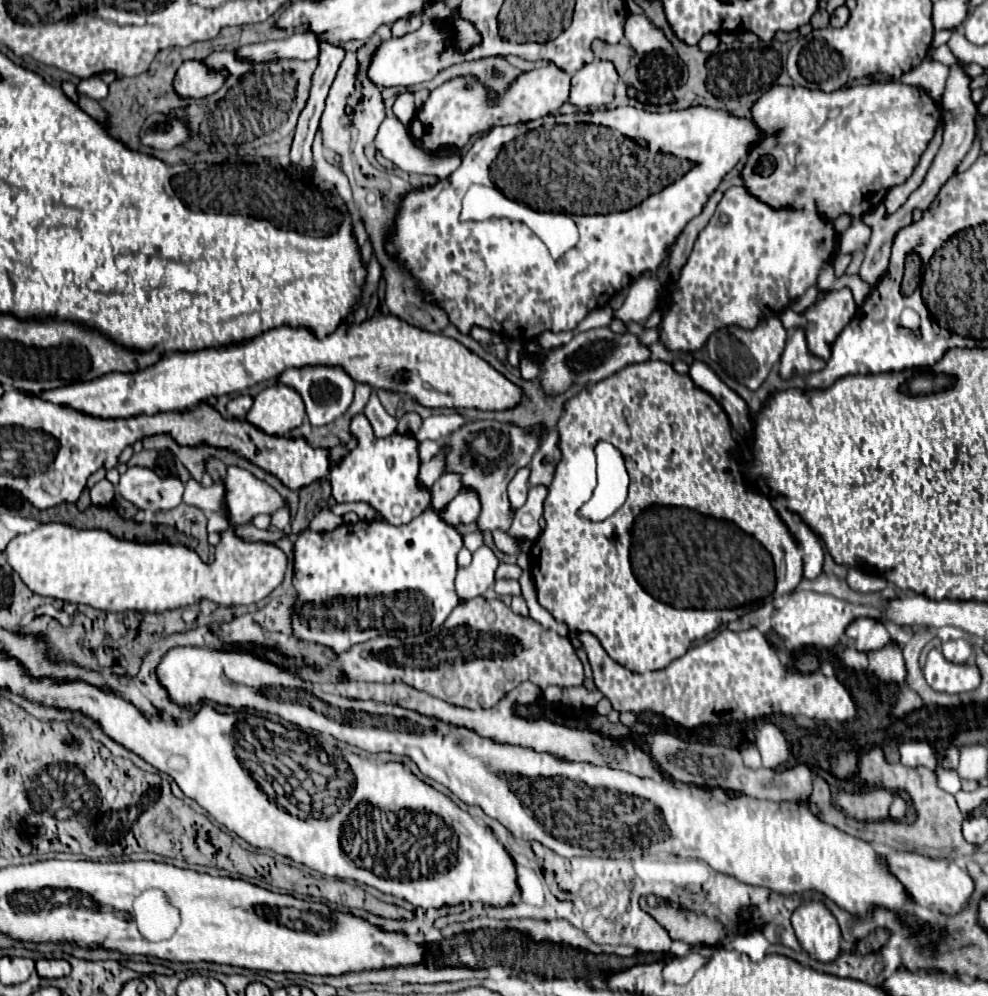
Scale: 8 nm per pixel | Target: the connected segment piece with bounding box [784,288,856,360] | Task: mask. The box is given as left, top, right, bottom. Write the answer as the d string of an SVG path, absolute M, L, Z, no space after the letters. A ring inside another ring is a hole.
M842 288L836 292L828 292L820 302L816 302L812 308L808 308L804 312L804 316L800 316L802 324L788 320L790 324L786 322L784 326L804 328L810 354L828 360L832 342L842 332L846 322L850 322L854 312L856 312L856 304L854 304L852 292L850 292L850 288ZM808 322L814 322L816 330L806 330Z

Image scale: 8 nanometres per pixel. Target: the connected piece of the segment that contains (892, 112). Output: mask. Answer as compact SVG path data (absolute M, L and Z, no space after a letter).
M874 82L868 86L854 86L854 88L844 88L844 90L840 88L830 94L826 94L822 90L808 90L802 86L774 86L774 90L768 90L766 94L762 94L762 98L754 104L754 110L752 110L754 124L764 132L764 140L758 146L754 146L754 150L750 150L750 154L748 154L748 162L742 170L744 186L758 200L762 200L774 208L782 208L782 206L802 208L802 206L814 202L818 206L818 210L822 210L822 214L826 214L830 220L834 220L838 214L844 214L844 212L852 214L854 218L860 218L866 210L872 210L874 206L878 206L892 186L902 184L912 174L912 170L918 164L920 156L924 154L928 142L934 138L936 126L940 124L942 116L944 116L944 110L938 106L936 100L930 98L930 94L924 88L906 86L902 82Z

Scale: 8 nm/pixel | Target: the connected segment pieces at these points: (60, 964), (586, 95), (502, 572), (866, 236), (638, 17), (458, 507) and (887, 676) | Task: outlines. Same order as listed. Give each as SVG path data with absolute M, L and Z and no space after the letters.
M42 958L36 962L36 970L42 978L62 978L62 976L70 974L70 964L66 960Z
M594 60L572 76L570 102L578 108L608 104L614 98L618 72L612 62Z
M500 564L496 570L496 578L514 578L518 580L522 574L522 568L516 564Z
M854 220L854 224L844 231L838 240L839 254L852 254L861 246L861 250L865 248L870 240L870 228L862 222L862 220Z
M630 14L626 20L626 40L638 54L672 48L672 42L666 38L666 34L644 14Z
M462 488L454 500L450 500L444 508L438 510L438 516L448 522L450 526L458 526L458 524L470 524L476 522L480 516L482 504L480 504L480 496L474 488Z
M888 645L880 652L868 652L868 671L876 674L884 684L904 686L906 682L906 666L902 658L902 650L897 646Z

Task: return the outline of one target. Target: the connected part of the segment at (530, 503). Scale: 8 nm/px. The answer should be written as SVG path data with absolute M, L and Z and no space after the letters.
M538 484L538 486L530 486L528 490L528 500L522 508L516 510L514 514L514 522L508 530L508 534L516 536L516 538L526 538L526 540L536 540L540 536L540 524L538 520L542 518L544 512L544 500L546 500L548 488Z

